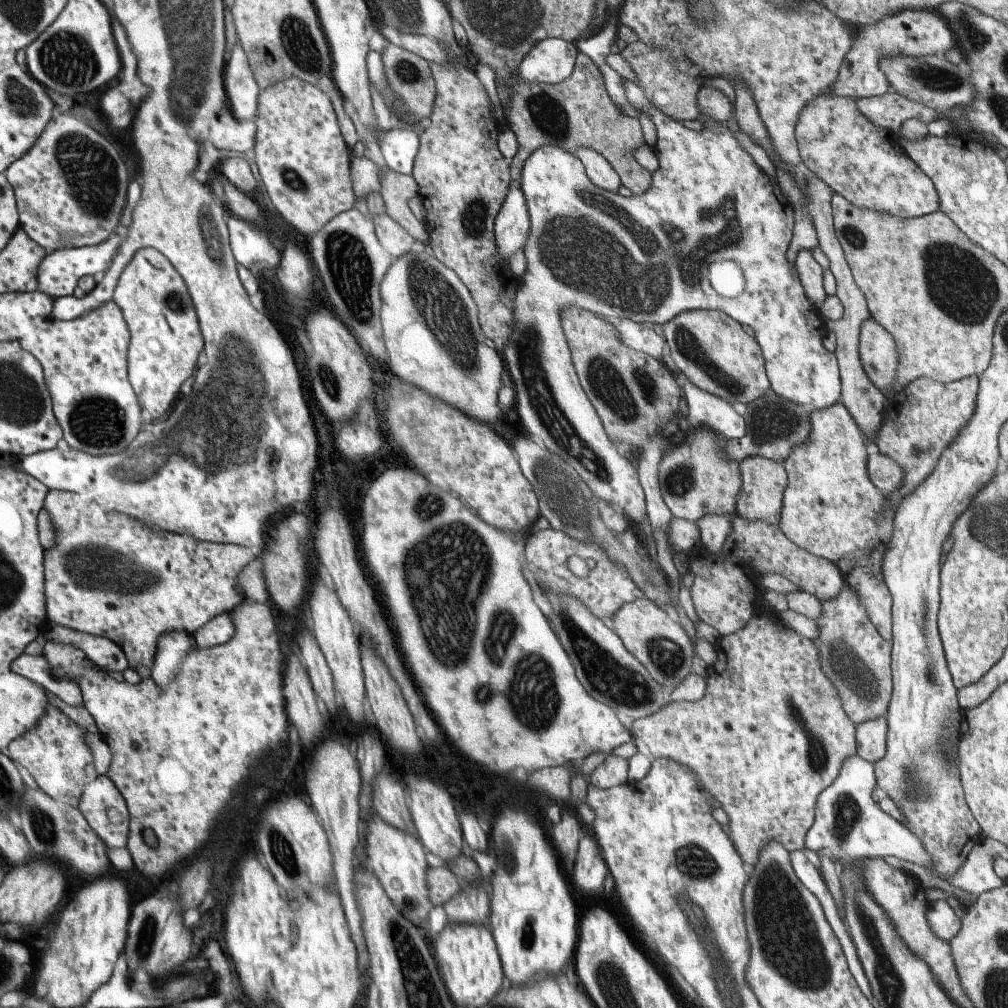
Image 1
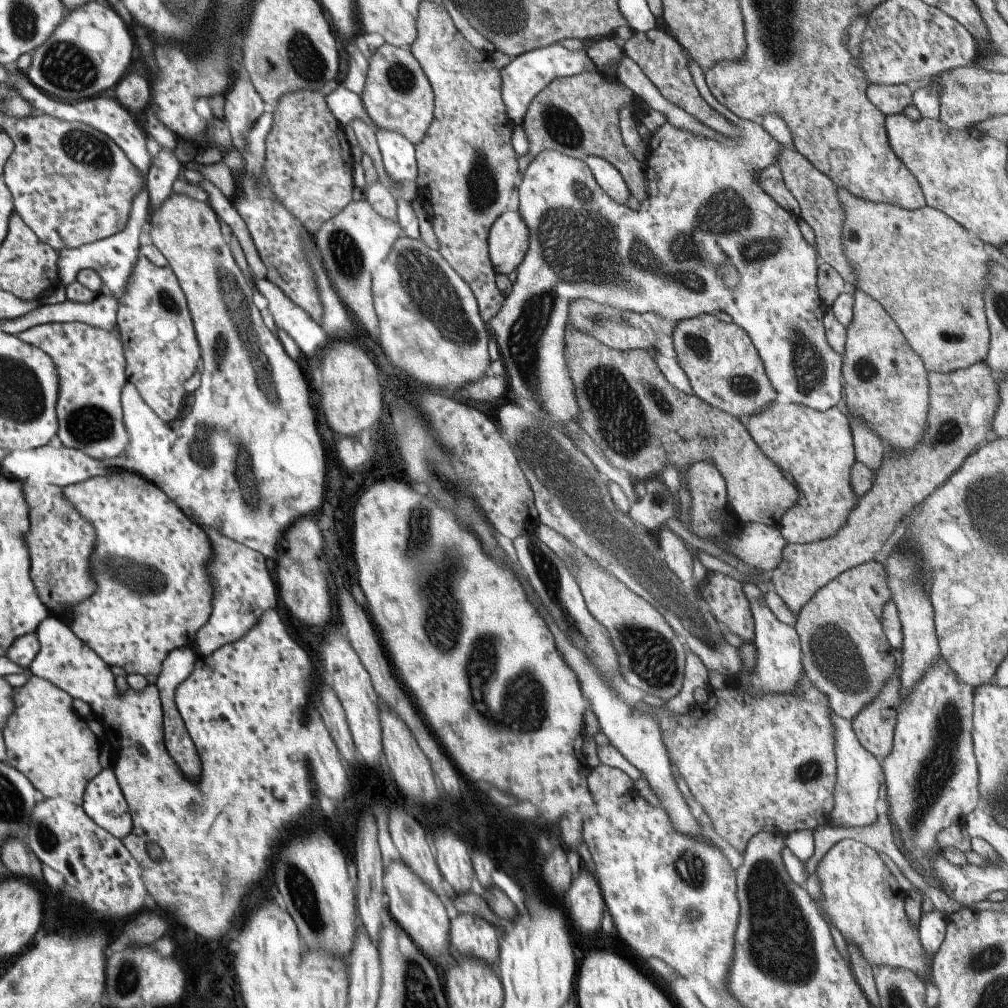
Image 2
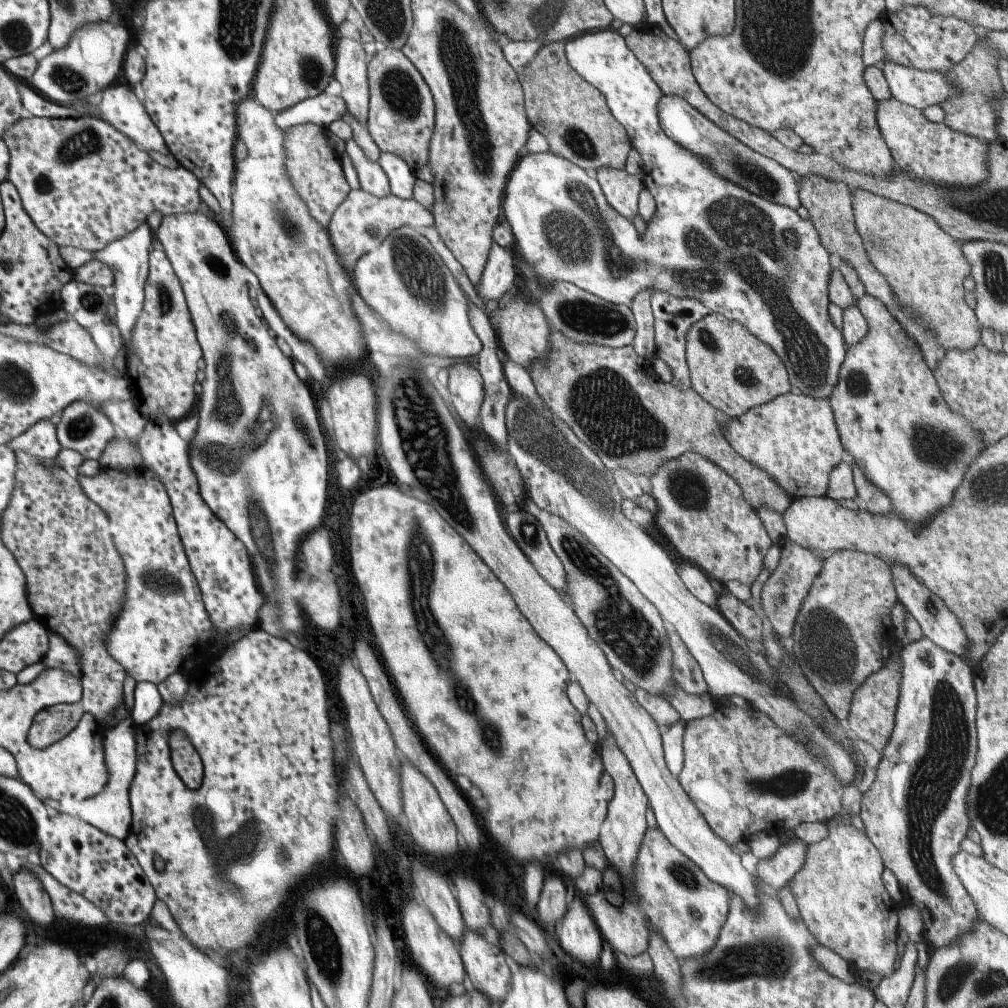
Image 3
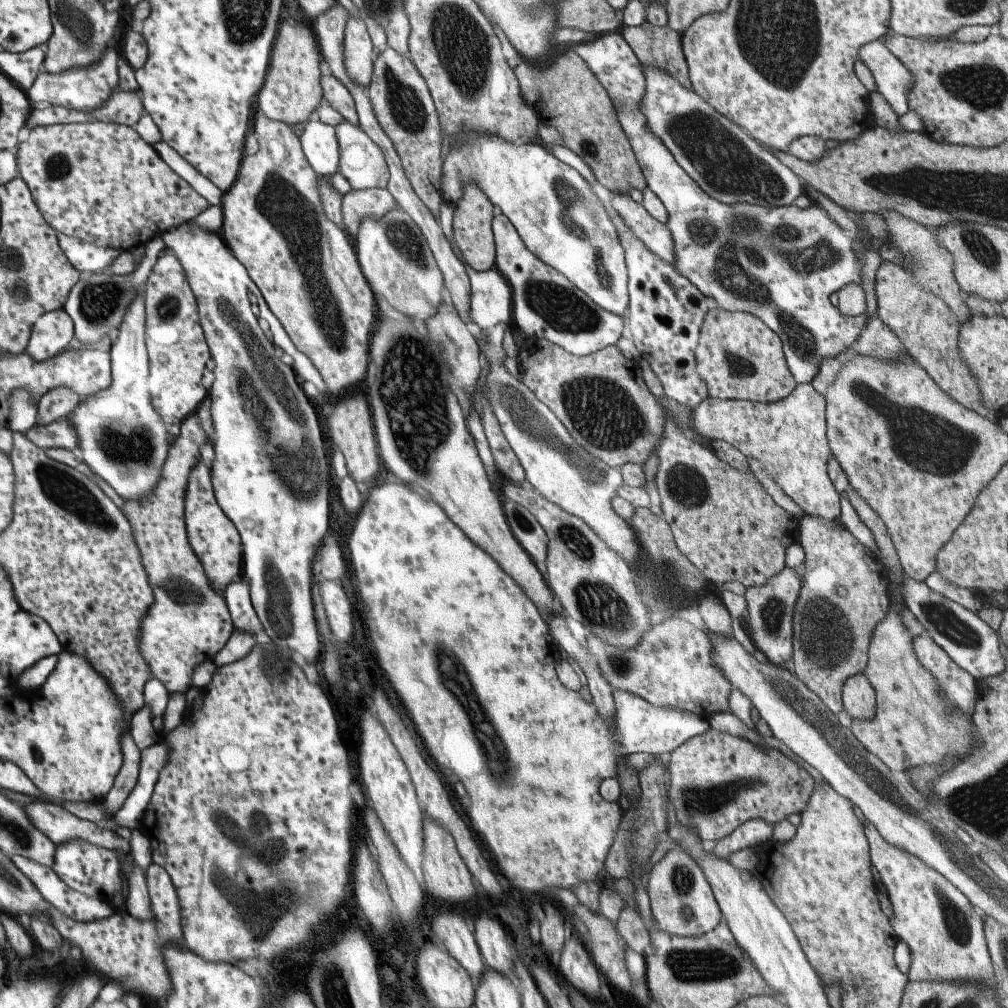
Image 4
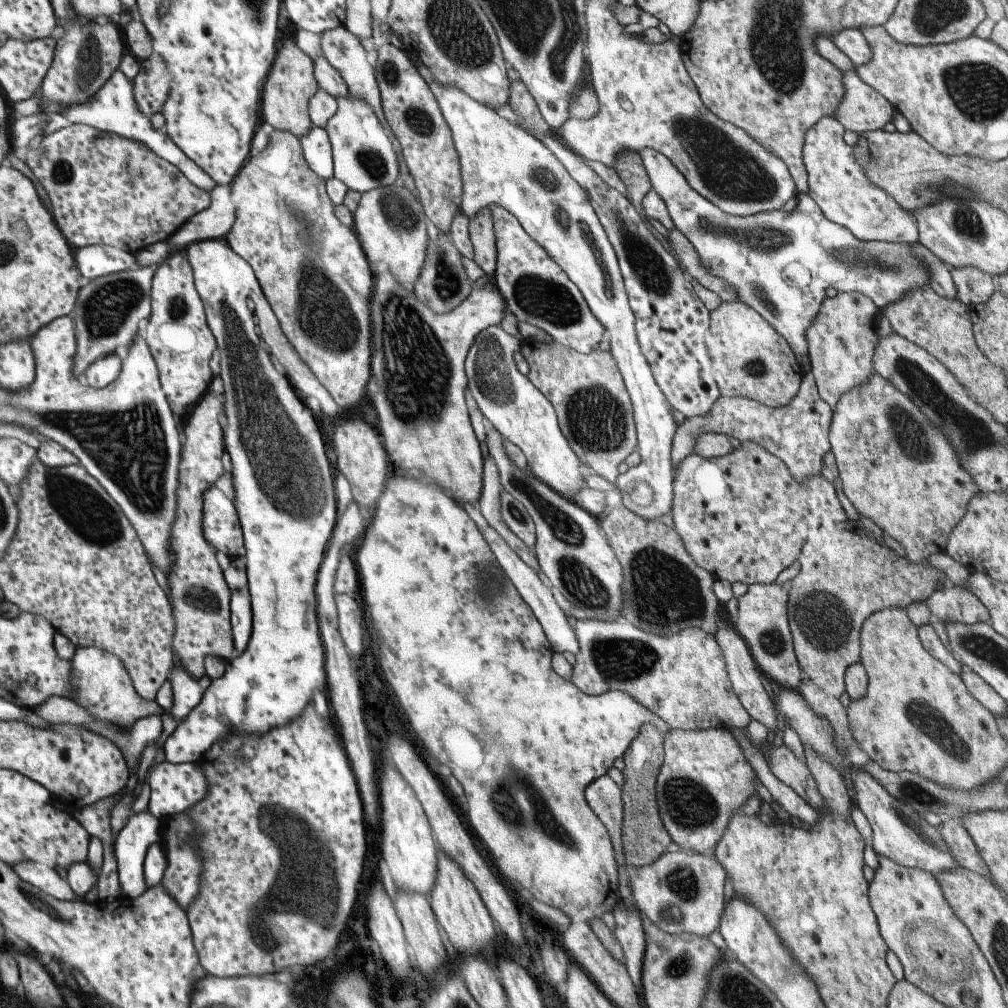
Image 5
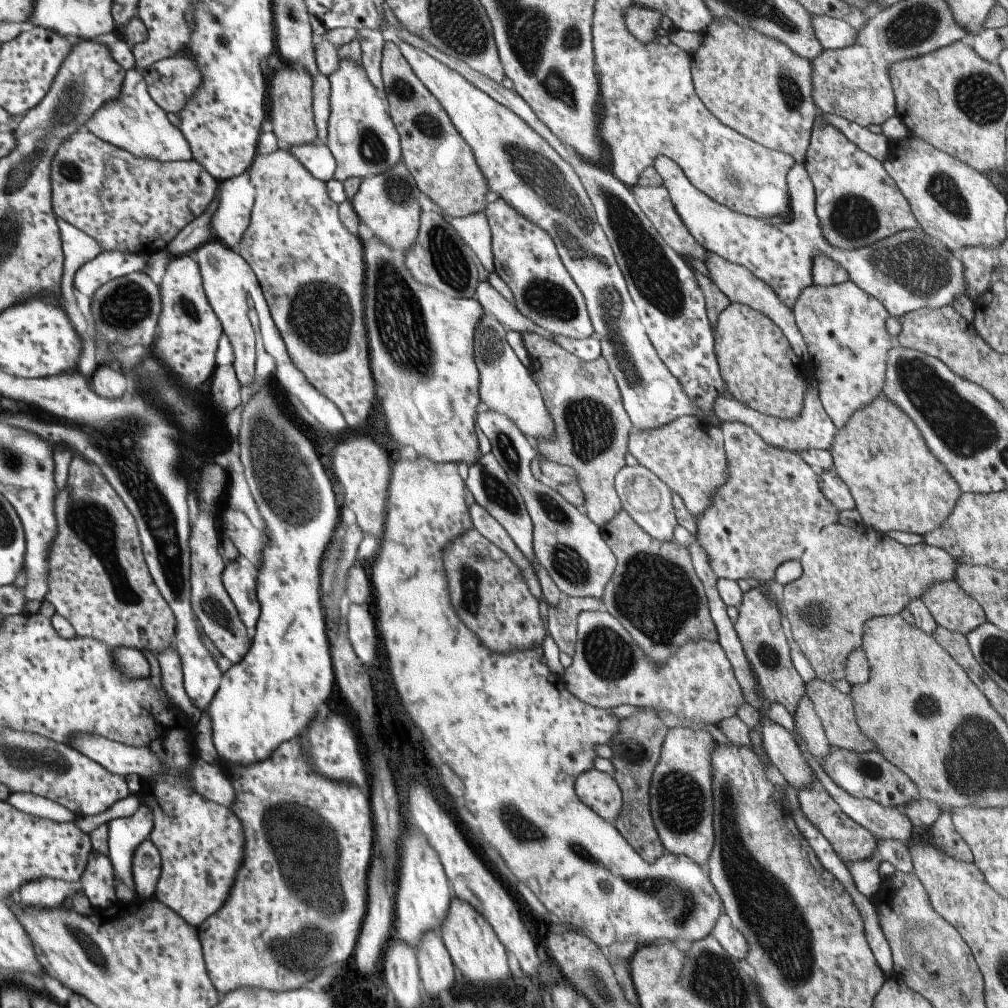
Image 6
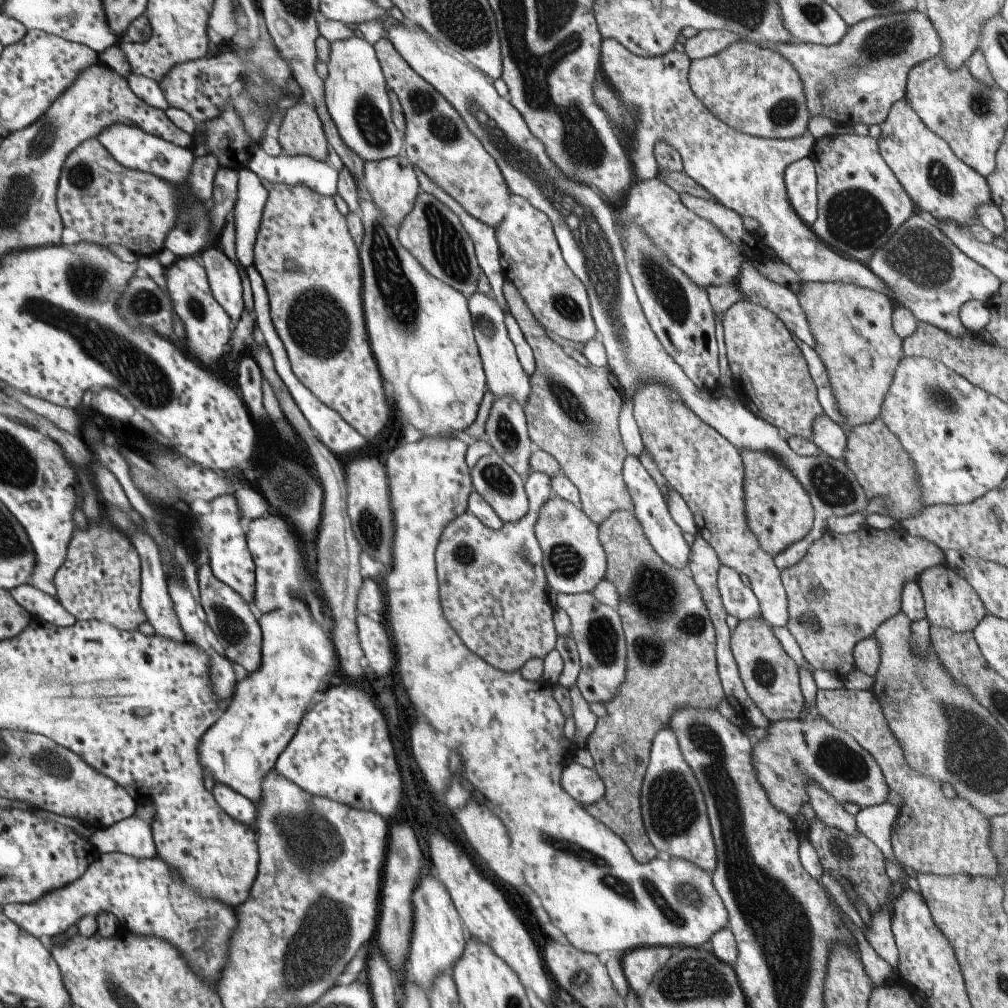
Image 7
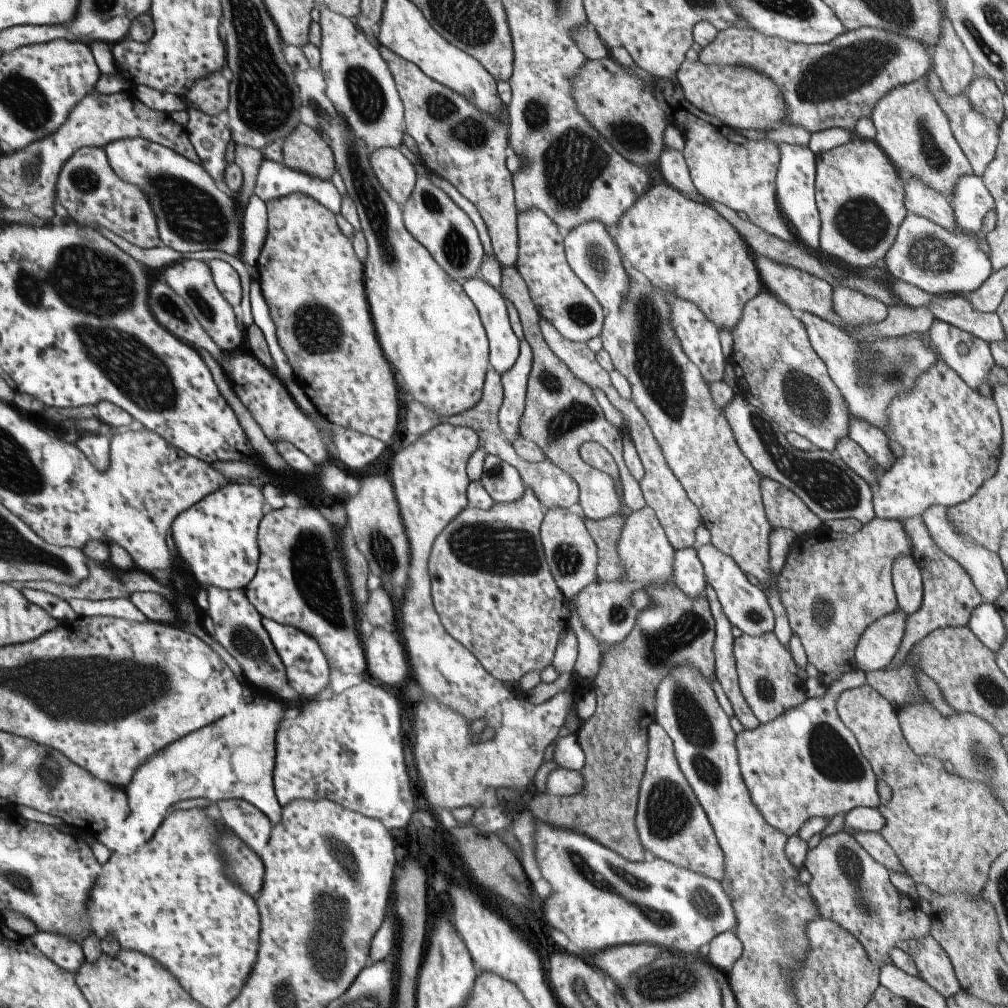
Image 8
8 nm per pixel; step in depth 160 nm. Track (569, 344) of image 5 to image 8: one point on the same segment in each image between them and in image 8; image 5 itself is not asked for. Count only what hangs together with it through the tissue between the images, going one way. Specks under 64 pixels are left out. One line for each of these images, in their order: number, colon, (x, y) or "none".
6: (525, 258)
7: (530, 259)
8: (558, 295)

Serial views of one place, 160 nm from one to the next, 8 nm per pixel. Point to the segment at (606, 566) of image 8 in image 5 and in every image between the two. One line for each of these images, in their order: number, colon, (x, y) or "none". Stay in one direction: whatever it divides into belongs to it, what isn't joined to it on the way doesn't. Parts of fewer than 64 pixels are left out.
5: (665, 591)
6: (654, 593)
7: (670, 660)

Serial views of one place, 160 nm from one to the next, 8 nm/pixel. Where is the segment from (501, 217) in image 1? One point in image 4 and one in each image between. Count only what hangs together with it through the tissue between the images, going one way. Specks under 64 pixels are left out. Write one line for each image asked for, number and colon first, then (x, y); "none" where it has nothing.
2: (507, 239)
3: (498, 275)
4: (490, 302)

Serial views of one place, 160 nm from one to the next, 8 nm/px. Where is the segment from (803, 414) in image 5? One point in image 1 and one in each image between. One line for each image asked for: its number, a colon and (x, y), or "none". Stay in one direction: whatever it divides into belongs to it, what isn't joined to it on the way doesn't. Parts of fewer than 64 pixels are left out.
1: (829, 508)
2: (815, 448)
3: (794, 438)
4: (788, 437)

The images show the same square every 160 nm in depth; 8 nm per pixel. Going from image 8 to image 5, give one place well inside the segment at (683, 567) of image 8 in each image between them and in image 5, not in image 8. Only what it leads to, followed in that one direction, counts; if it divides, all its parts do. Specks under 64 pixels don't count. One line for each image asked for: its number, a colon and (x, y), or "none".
5: (500, 164)
6: (647, 500)
7: (648, 506)

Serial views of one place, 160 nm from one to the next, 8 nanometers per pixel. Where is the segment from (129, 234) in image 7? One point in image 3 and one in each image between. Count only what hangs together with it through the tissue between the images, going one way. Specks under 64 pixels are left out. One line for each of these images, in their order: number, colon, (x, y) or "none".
3: (85, 184)
4: (100, 182)
5: (104, 188)
6: (126, 203)

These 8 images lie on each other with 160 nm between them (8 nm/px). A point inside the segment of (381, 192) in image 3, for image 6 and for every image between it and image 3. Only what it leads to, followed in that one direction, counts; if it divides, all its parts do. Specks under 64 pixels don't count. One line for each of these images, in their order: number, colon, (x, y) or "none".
4: (363, 162)
5: (364, 159)
6: (363, 138)

